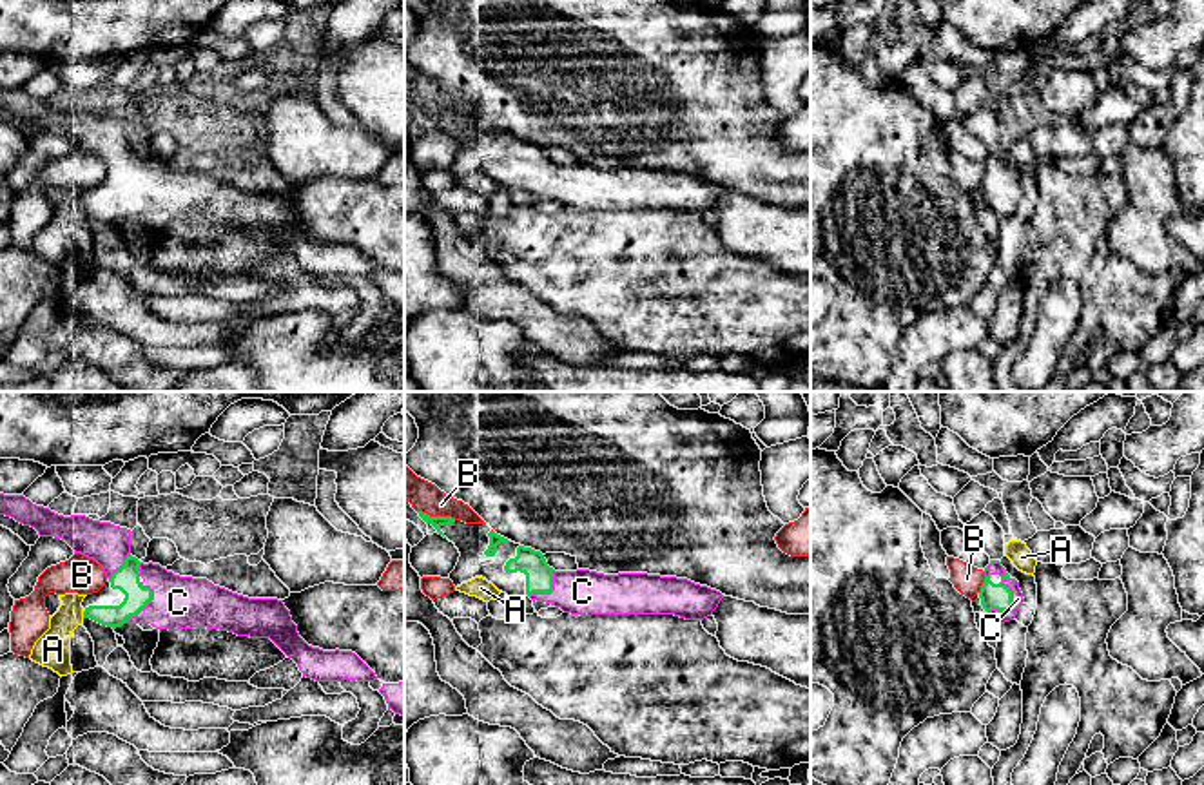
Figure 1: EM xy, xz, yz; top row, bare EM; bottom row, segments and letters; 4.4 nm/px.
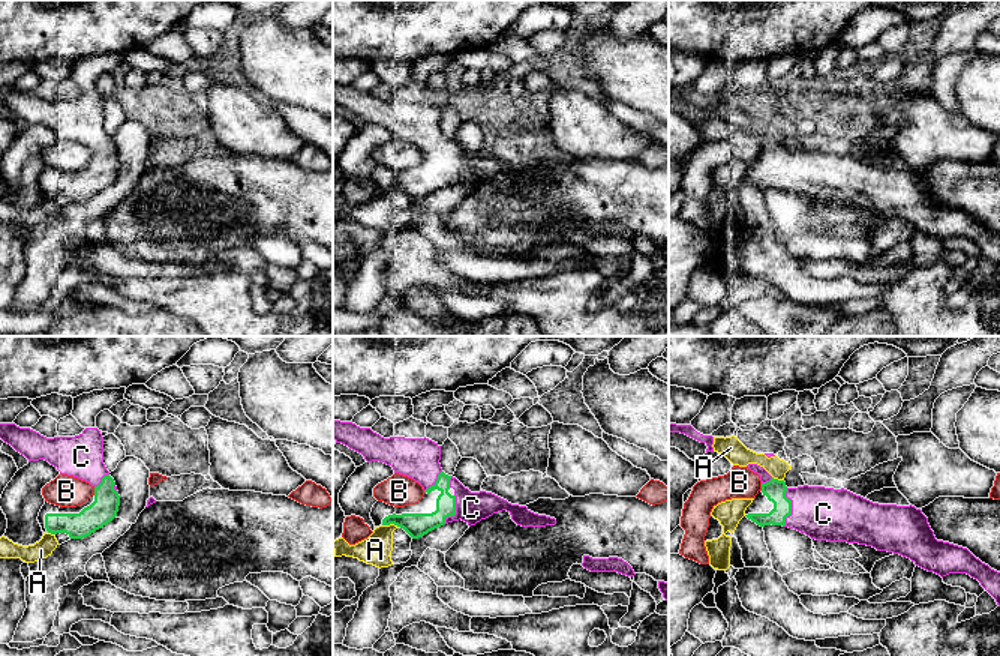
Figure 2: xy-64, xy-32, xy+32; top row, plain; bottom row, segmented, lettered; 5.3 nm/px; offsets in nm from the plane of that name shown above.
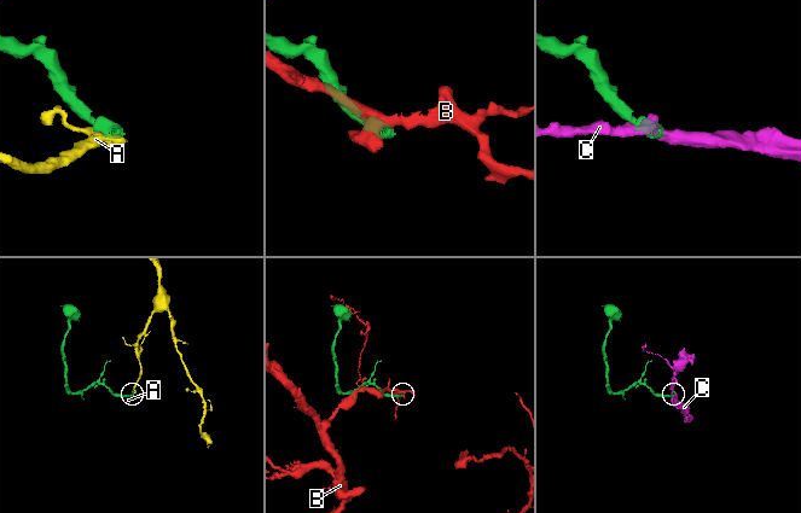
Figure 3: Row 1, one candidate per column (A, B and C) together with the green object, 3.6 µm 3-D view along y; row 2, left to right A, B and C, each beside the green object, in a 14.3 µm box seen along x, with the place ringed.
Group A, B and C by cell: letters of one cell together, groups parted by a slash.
A / B / C

